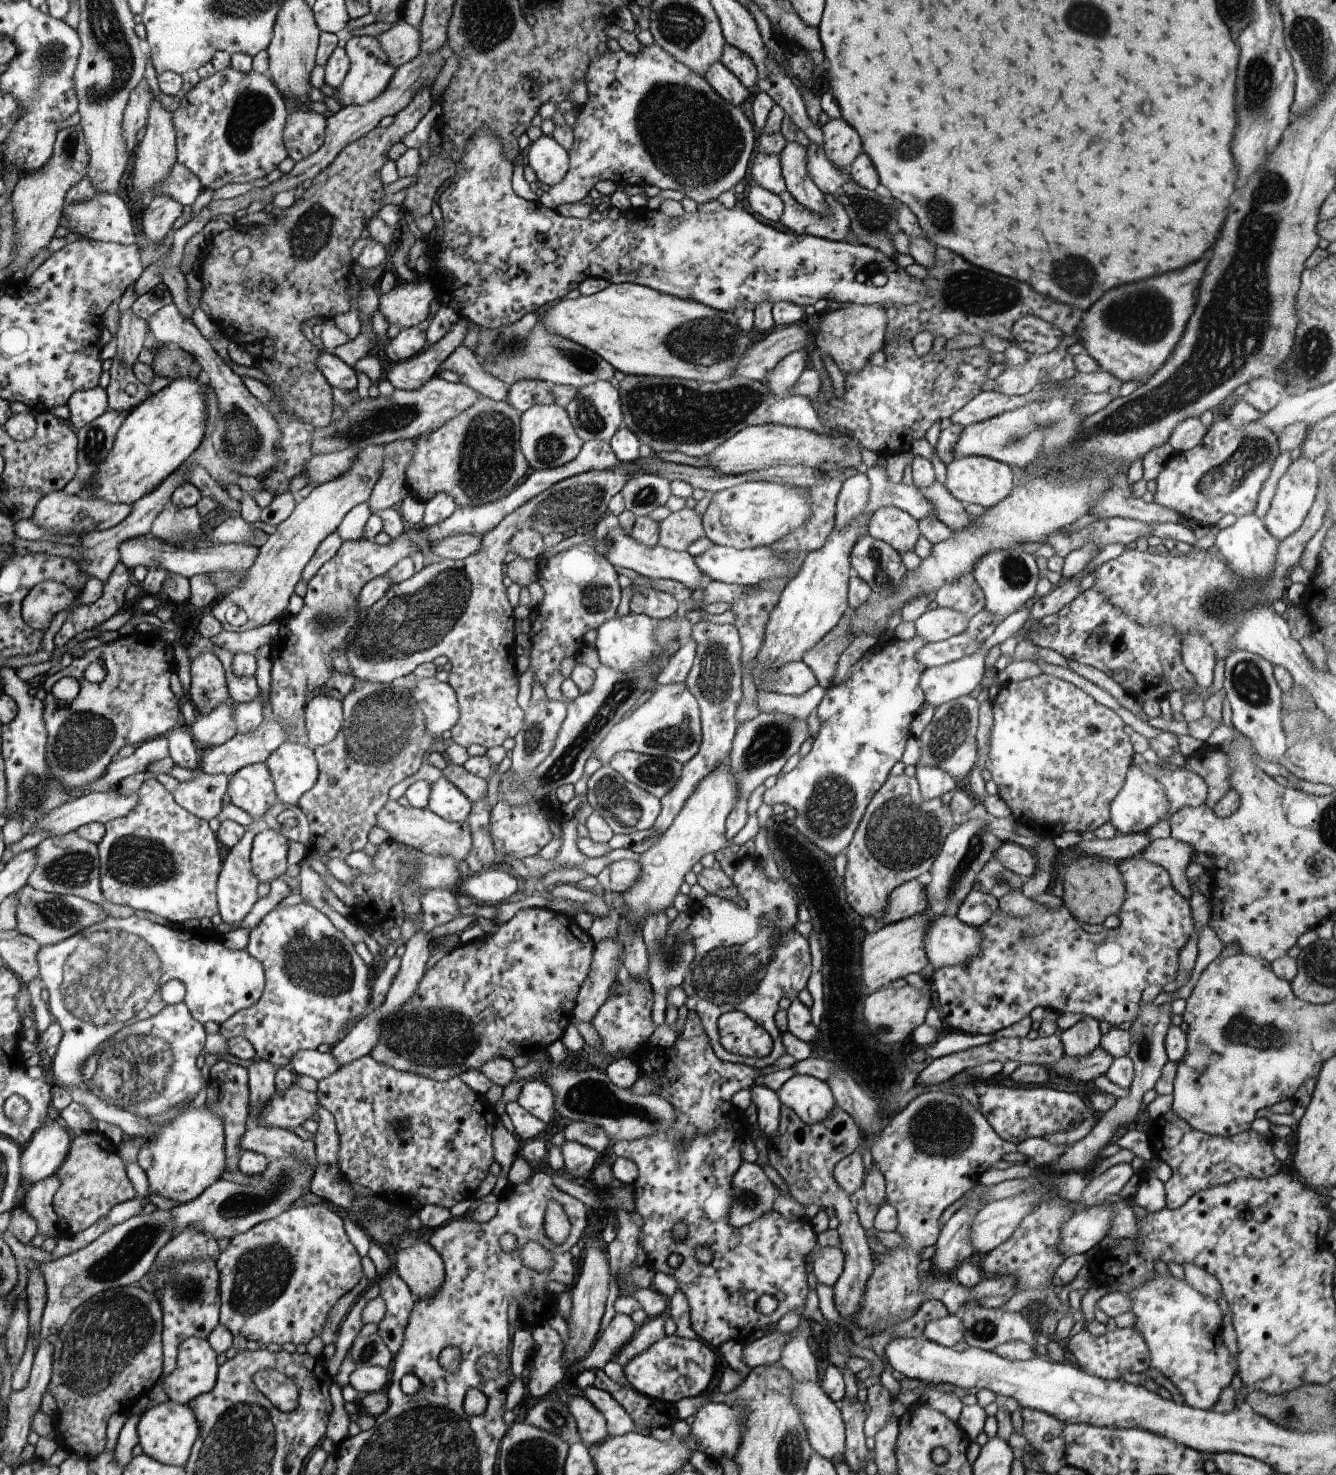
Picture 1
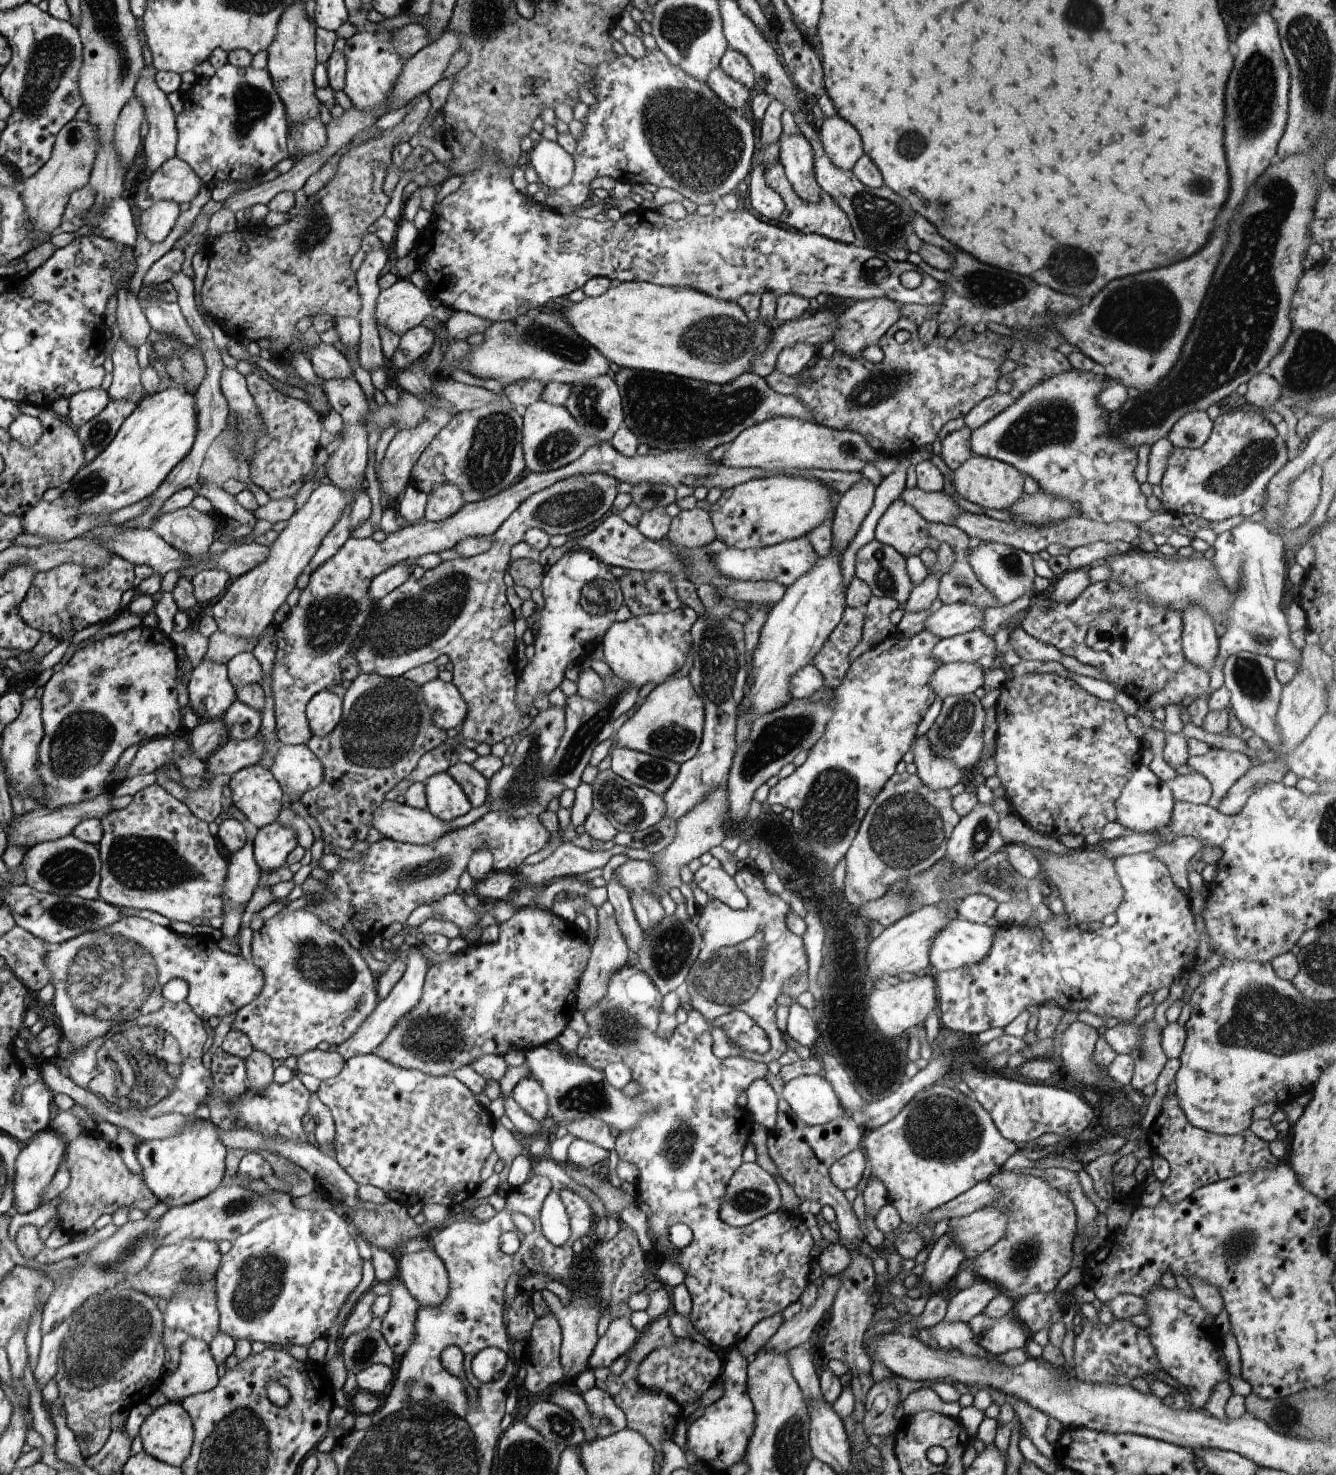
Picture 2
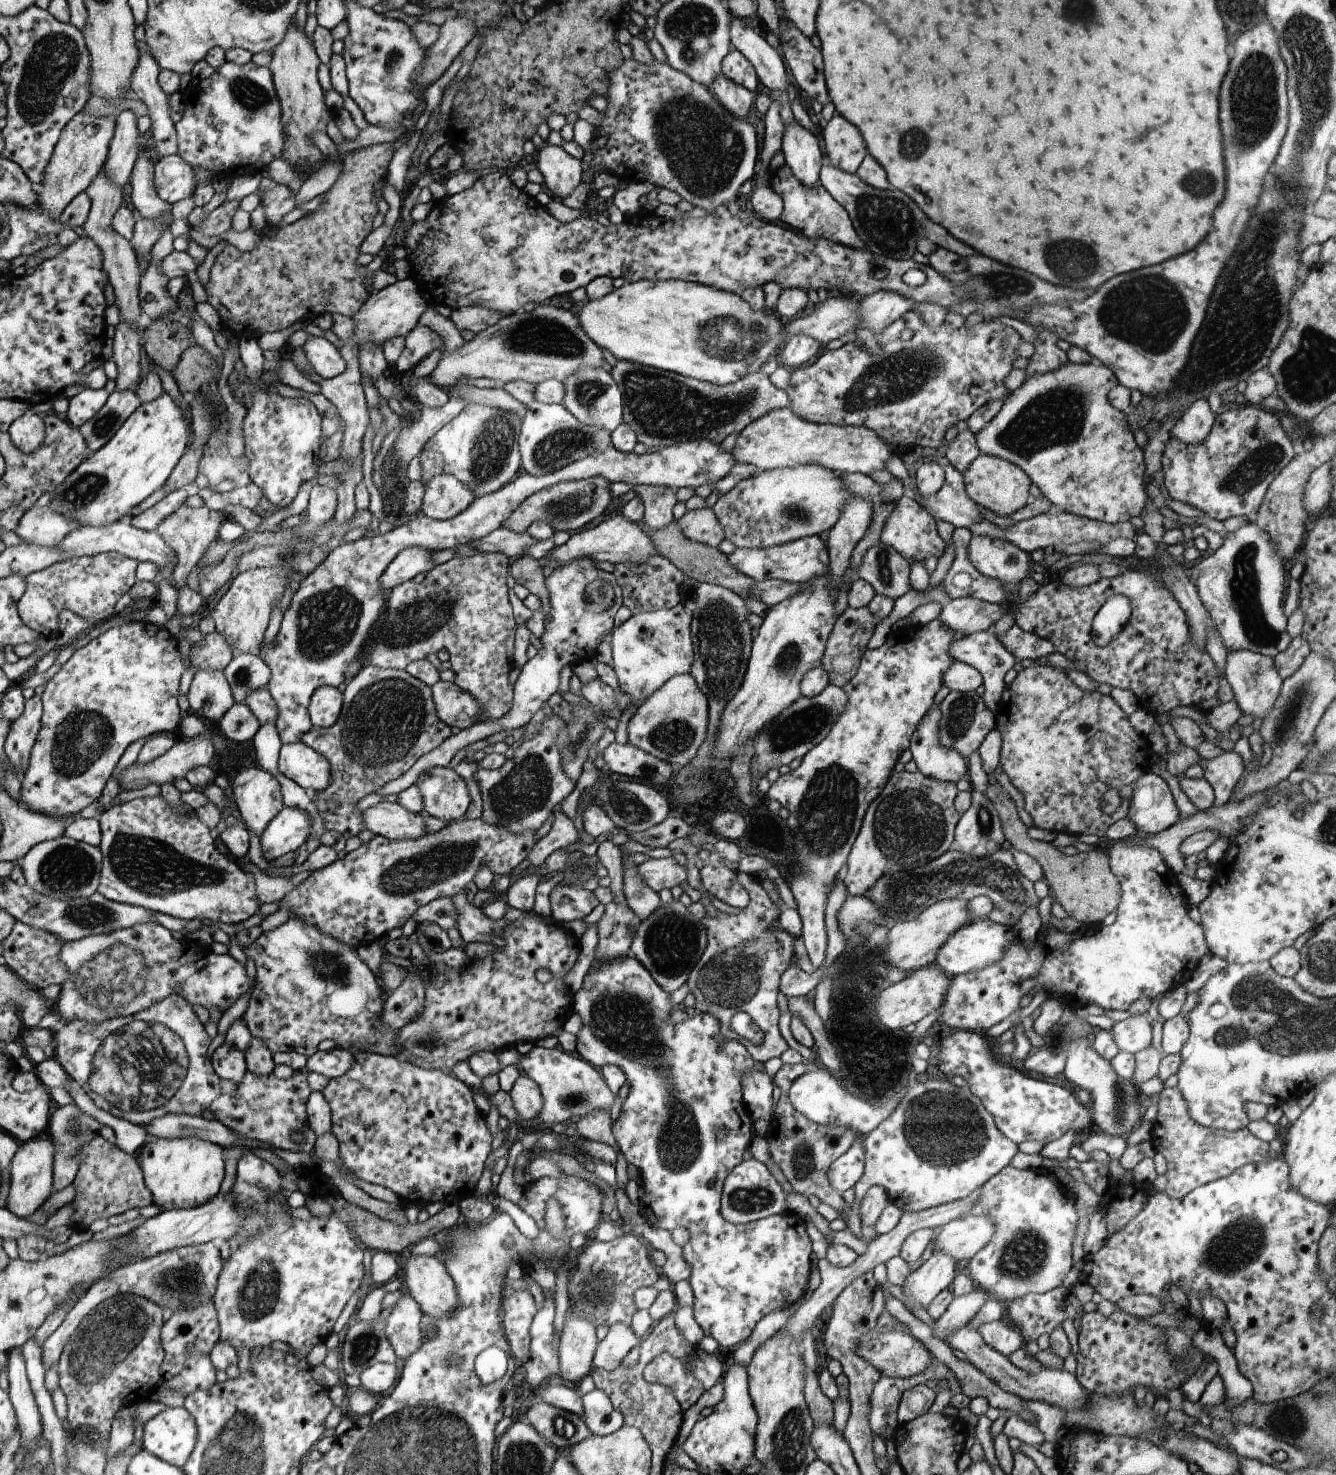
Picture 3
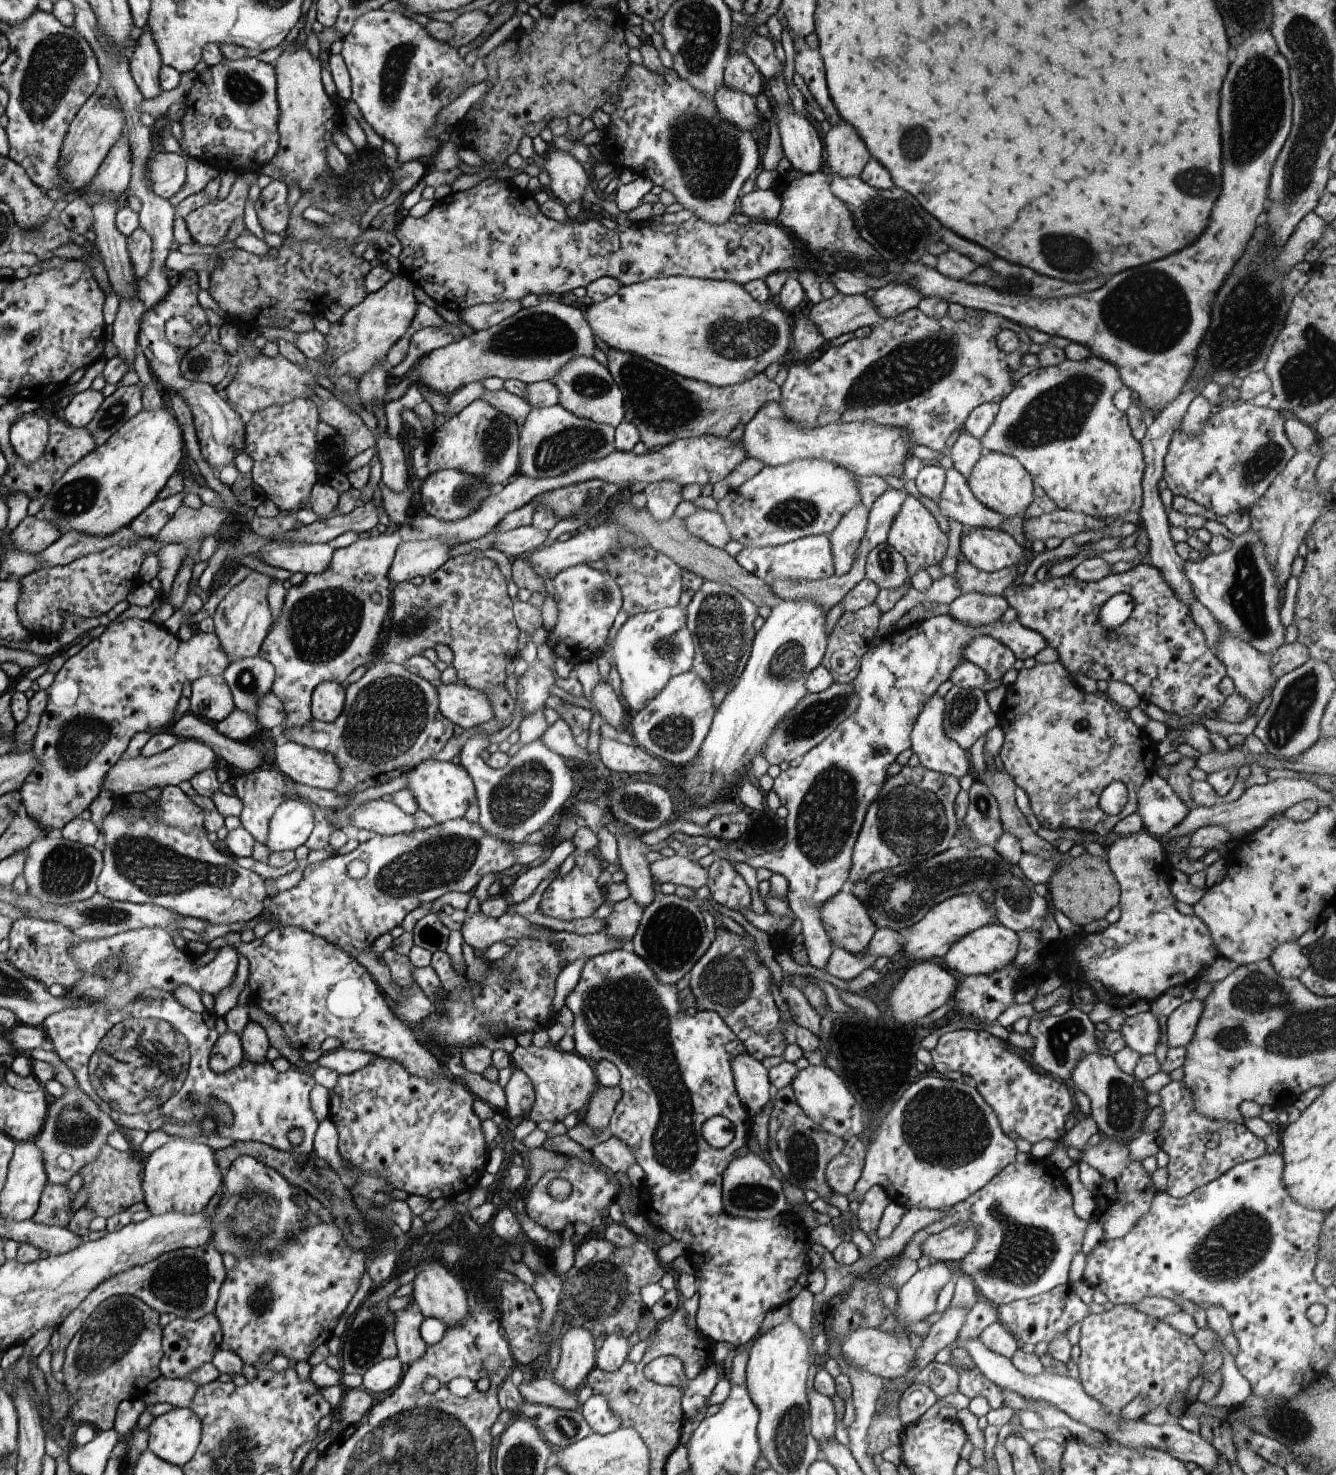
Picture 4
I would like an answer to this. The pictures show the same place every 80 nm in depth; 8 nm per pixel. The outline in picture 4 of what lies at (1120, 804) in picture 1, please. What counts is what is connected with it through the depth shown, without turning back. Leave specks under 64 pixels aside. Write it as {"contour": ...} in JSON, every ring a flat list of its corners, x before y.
{"contour":[[1154,774,1137,792,1136,812,1142,817,1144,830,1160,838,1178,826,1190,809,1166,780]]}

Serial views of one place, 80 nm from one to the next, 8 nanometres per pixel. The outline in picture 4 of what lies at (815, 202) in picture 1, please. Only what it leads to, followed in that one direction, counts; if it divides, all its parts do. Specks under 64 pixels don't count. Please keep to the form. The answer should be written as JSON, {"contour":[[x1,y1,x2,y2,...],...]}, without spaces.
{"contour":[[791,102,773,109,785,157,804,174,822,170,822,140,809,118,798,113]]}

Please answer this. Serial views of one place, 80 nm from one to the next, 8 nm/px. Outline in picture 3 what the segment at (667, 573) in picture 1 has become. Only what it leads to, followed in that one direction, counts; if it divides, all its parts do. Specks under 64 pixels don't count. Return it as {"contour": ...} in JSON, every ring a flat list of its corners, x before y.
{"contour":[[613,515,612,518,604,520,595,528,576,532,565,544,556,545,552,552,550,552,550,558,548,557,547,560,554,562,557,567,571,563,576,559,583,559,584,557,592,559,595,563,602,560,602,562,611,562,615,565,616,563,626,561,645,563,646,559,654,553,658,553,654,543,636,522,632,522,623,516]]}

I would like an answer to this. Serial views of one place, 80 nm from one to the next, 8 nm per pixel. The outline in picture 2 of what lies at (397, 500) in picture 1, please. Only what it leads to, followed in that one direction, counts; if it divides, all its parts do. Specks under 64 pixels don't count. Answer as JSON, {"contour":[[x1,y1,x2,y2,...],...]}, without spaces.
{"contour":[[435,409,422,425,416,426,414,430,402,430,402,432,398,432,394,436,386,450,377,474,383,499,396,501,403,496,403,492,406,492,408,485,411,483,410,472,414,464,416,464,426,446,434,440,440,430,444,429,444,426,450,422,453,416,450,410]]}

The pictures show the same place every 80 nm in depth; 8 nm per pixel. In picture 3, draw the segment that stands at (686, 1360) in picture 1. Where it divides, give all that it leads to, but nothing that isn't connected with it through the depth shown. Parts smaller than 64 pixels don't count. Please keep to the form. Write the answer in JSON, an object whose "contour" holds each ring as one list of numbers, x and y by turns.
{"contour":[[697,1348,696,1355,691,1354,690,1368,686,1368,684,1361,680,1361,670,1353,662,1353,646,1365,646,1368,643,1370,643,1378,657,1386,666,1386,673,1389,675,1397,681,1404,682,1410,687,1411,700,1400,704,1392,710,1390,722,1379,725,1369,722,1361,722,1358,716,1358,712,1354]]}

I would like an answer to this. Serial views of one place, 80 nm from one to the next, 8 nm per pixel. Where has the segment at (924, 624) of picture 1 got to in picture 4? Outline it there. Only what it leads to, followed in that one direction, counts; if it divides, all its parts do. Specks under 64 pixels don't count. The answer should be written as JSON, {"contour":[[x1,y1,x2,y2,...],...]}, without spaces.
{"contour":[[978,591,962,593,950,604,949,615,969,625,987,625,1000,620,1009,602,1004,595,984,594]]}

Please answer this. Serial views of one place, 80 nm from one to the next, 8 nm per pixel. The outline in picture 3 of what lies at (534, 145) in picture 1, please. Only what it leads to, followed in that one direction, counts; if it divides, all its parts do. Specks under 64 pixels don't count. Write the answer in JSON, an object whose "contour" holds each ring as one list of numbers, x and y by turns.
{"contour":[[546,142,539,150,537,166,548,190,565,199,583,182,582,161,570,156,564,147]]}

